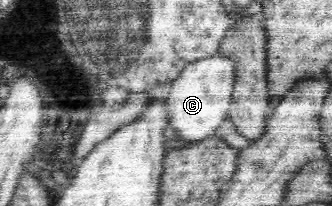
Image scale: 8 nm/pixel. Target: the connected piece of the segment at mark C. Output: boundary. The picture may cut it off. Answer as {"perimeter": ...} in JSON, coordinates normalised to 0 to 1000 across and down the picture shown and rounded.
{"perimeter":[[[660,257],[639,277],[599,286],[569,306],[545,350],[542,364],[515,398],[512,456],[500,481],[503,553],[509,568],[509,607],[533,646],[533,684],[584,689],[611,684],[623,665],[639,660],[651,626],[669,607],[669,587],[687,558],[699,461],[705,442],[708,388],[708,306]]]}

